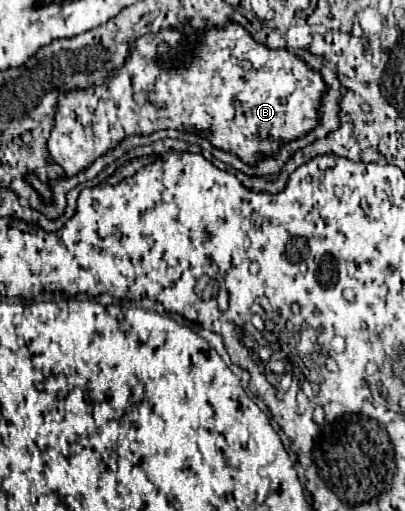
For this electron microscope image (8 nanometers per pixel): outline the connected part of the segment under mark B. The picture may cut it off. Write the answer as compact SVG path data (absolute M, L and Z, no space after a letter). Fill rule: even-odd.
M228 22L228 26L224 26L224 30L204 30L204 34L196 34L194 38L196 40L192 44L184 44L182 42L184 34L180 34L180 30L160 30L156 34L140 36L140 38L136 38L136 42L132 42L132 54L128 54L128 62L124 62L124 66L120 66L120 70L116 70L116 74L112 74L112 78L108 78L108 82L104 82L104 86L90 86L90 88L84 88L84 90L68 90L68 94L60 94L60 102L56 106L54 128L52 128L50 138L46 142L46 148L50 152L50 162L56 162L58 166L62 166L64 172L66 172L66 178L70 178L70 176L76 176L78 172L86 170L88 166L92 166L100 156L104 156L110 150L114 150L126 136L134 136L134 134L150 136L150 134L154 134L158 130L170 130L170 128L176 128L176 130L184 132L188 128L188 132L202 132L202 130L206 132L206 130L210 130L210 144L214 148L220 148L222 152L230 152L230 154L238 156L244 164L258 166L258 162L262 158L274 156L282 148L282 144L302 138L302 136L306 136L310 130L314 130L318 126L318 120L320 120L318 108L320 108L320 100L328 92L328 84L324 82L320 72L312 70L302 58L298 58L296 54L292 54L288 50L272 50L266 44L256 42L250 36L250 32L244 30L236 22ZM162 42L166 42L168 48L170 48L170 52L166 56L158 54L158 46ZM188 50L190 50L190 60L184 58L184 54Z

